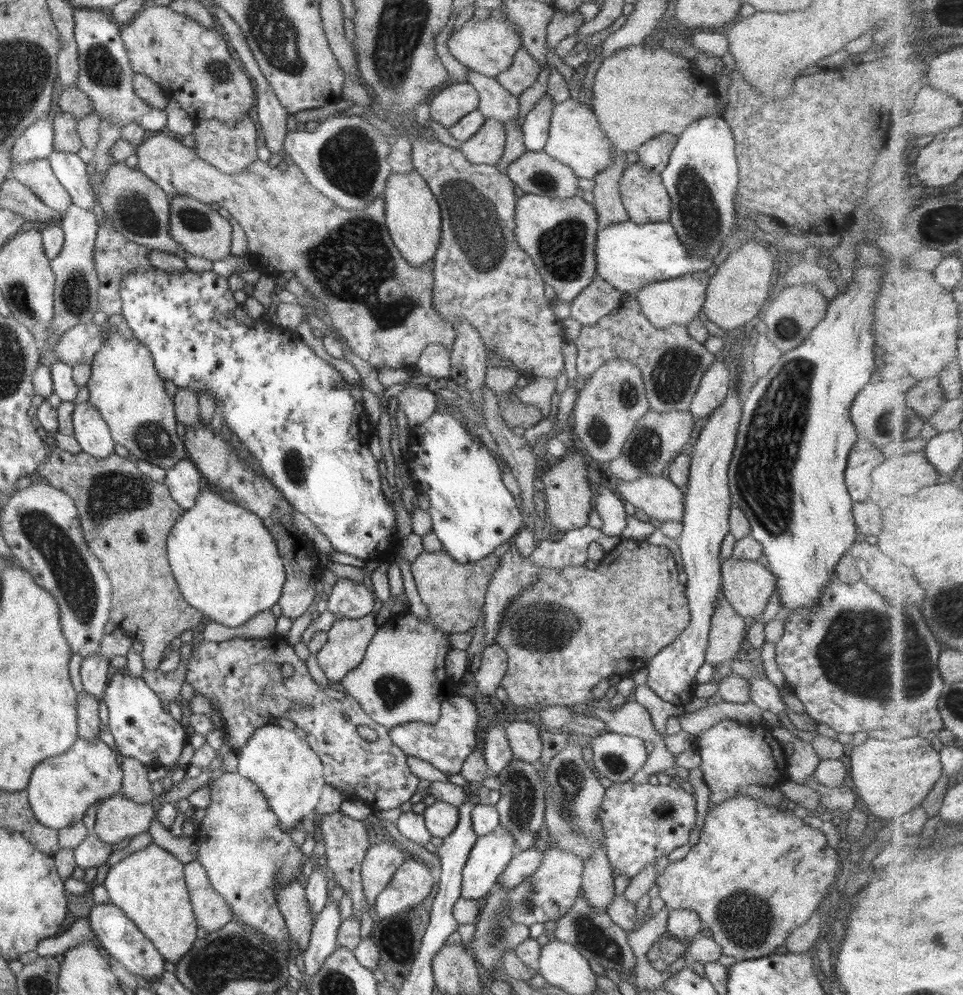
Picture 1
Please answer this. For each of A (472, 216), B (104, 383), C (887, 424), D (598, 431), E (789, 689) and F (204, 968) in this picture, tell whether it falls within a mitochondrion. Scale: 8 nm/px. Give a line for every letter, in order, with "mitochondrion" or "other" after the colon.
A: mitochondrion
B: other
C: mitochondrion
D: mitochondrion
E: other
F: mitochondrion

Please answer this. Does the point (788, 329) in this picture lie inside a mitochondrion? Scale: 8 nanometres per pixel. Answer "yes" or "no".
yes

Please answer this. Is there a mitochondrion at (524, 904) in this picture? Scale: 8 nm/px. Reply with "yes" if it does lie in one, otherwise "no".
yes

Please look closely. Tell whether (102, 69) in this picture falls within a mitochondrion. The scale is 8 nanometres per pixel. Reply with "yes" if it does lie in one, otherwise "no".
yes

